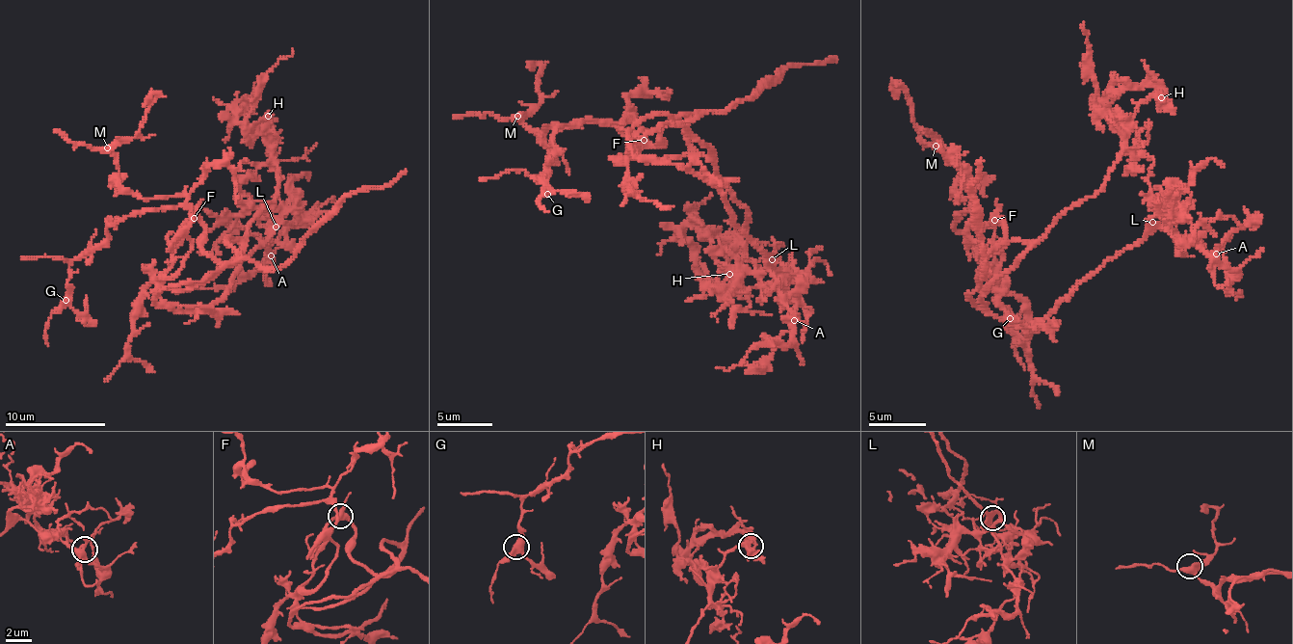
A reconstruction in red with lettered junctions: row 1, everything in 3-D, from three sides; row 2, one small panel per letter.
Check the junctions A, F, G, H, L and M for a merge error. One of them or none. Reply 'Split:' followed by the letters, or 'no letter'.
Split: no letter

